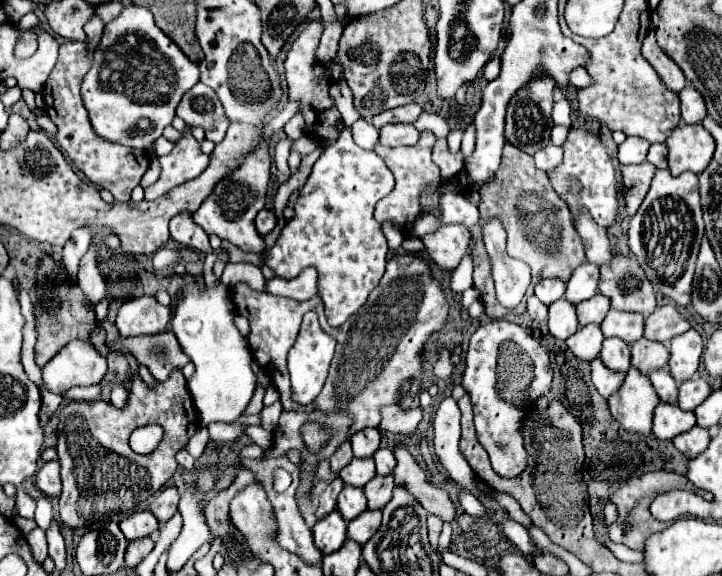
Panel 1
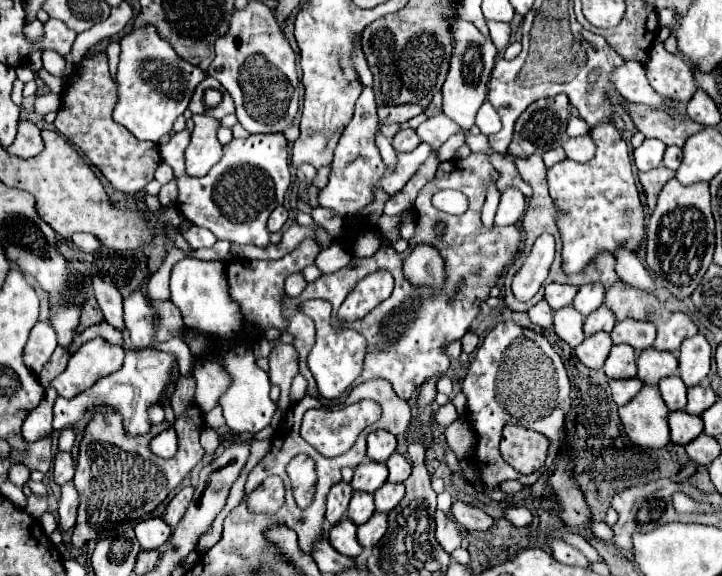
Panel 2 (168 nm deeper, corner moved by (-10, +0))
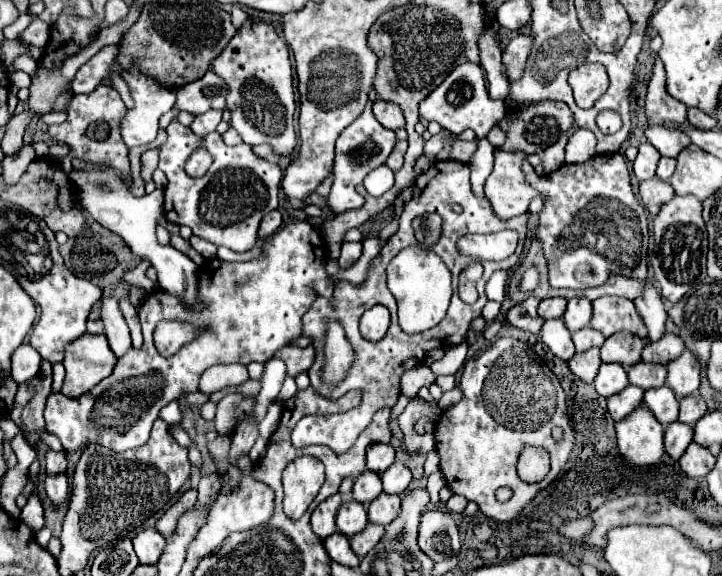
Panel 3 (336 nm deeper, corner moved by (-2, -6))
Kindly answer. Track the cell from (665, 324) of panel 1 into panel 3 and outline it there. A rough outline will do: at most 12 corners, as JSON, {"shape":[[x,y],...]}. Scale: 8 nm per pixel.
{"shape":[[676,334],[650,342],[644,362],[668,364],[684,350],[684,342]]}

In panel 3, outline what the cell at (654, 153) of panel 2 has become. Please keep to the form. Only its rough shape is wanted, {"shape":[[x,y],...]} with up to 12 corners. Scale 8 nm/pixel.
{"shape":[[640,144],[634,160],[638,180],[656,174],[660,152],[652,144]]}

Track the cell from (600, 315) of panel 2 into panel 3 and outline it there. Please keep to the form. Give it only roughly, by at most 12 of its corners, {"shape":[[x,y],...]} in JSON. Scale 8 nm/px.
{"shape":[[590,326],[572,334],[576,352],[602,346],[604,334]]}

